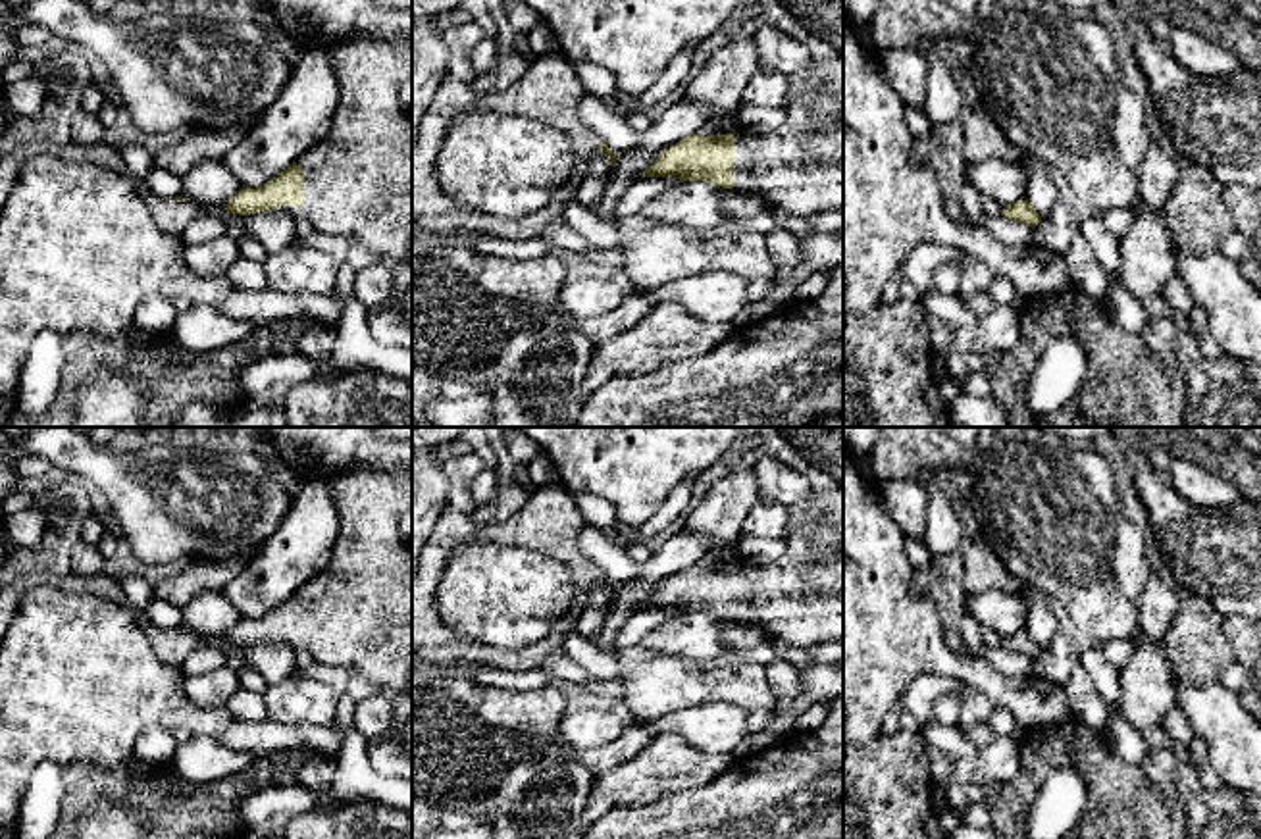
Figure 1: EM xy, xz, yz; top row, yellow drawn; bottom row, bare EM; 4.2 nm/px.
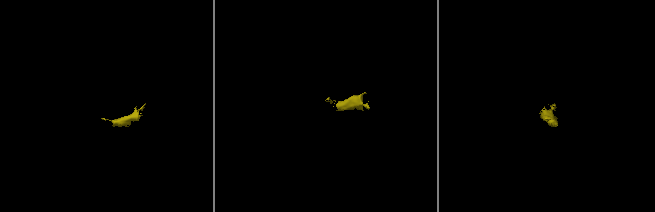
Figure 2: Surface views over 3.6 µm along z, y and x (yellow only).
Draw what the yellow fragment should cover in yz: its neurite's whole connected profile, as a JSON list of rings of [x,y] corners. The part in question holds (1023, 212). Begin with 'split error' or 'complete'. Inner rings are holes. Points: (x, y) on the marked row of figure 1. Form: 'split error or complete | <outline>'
complete | [[[1018,200],[1003,208],[1001,216],[1036,227],[1040,223],[1040,214],[1030,206],[1028,200]]]

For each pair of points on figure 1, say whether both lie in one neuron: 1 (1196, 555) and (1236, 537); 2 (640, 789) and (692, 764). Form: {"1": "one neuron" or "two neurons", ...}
{"1": "one neuron", "2": "one neuron"}

